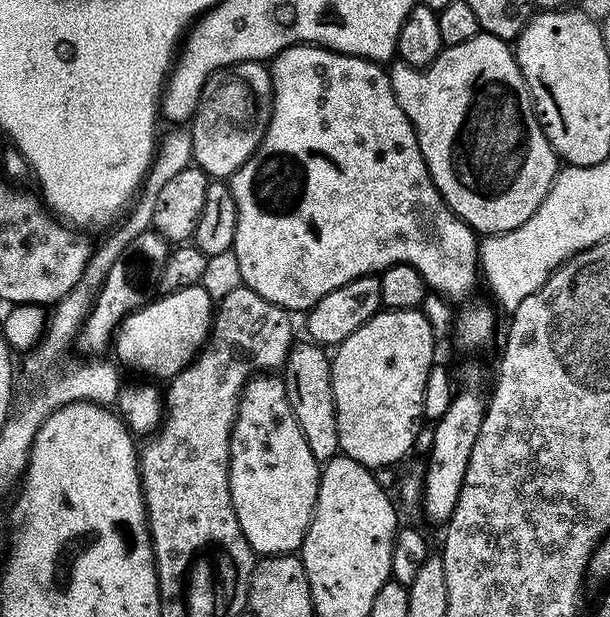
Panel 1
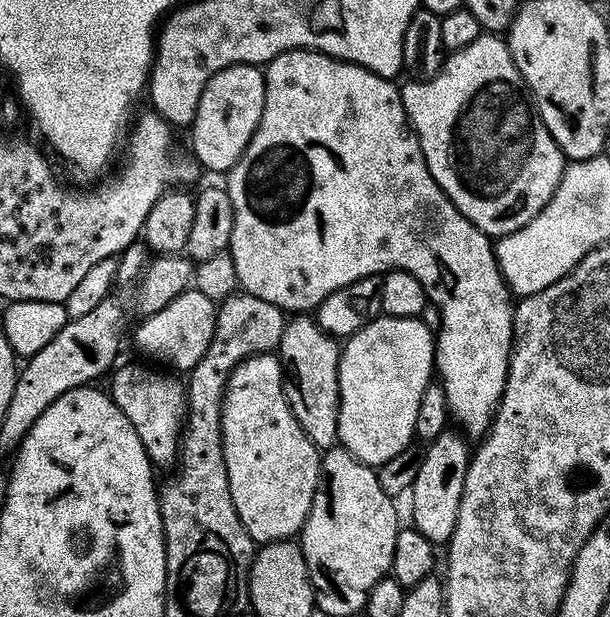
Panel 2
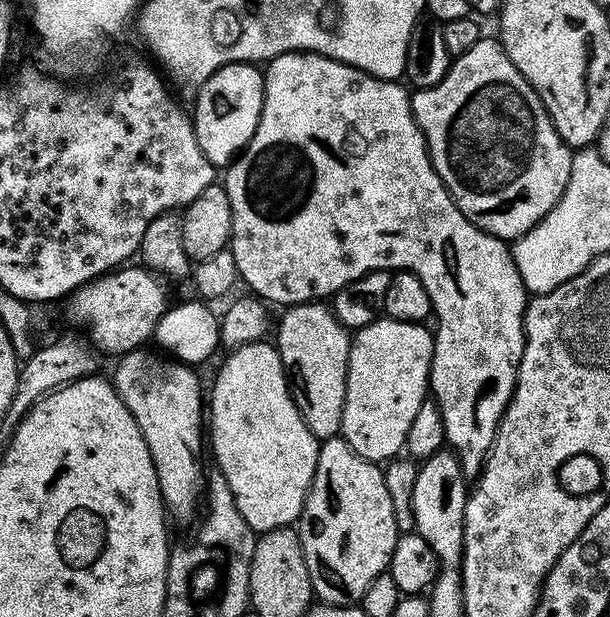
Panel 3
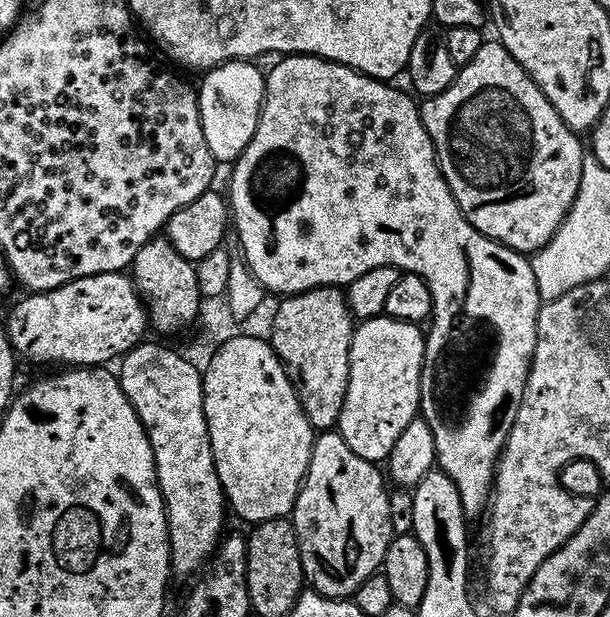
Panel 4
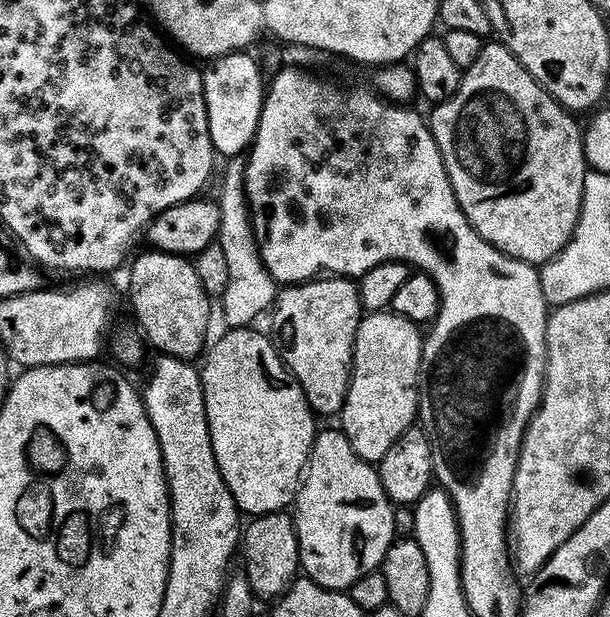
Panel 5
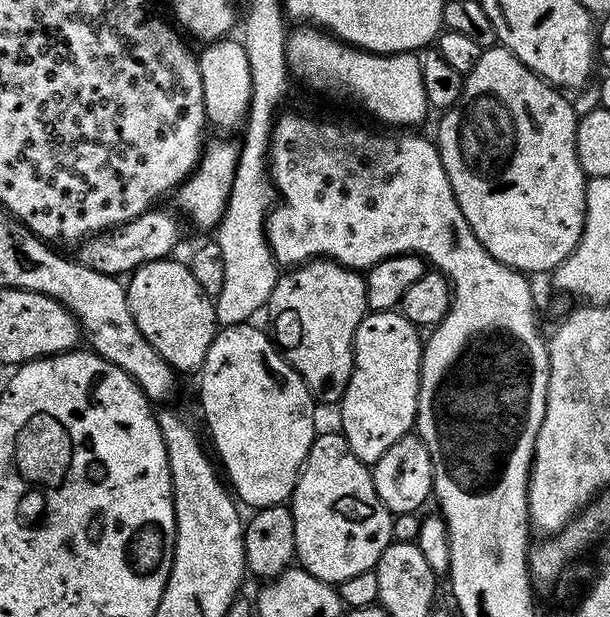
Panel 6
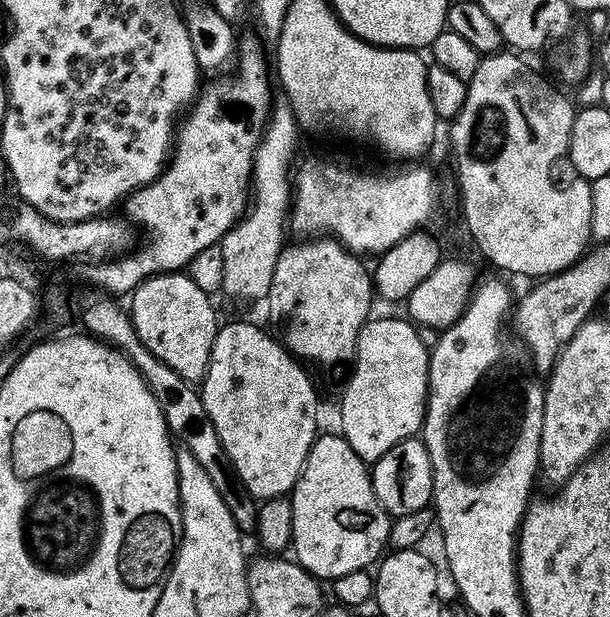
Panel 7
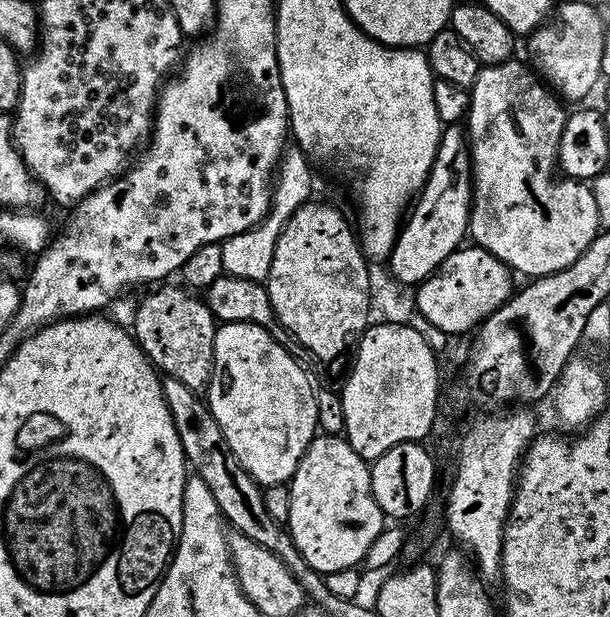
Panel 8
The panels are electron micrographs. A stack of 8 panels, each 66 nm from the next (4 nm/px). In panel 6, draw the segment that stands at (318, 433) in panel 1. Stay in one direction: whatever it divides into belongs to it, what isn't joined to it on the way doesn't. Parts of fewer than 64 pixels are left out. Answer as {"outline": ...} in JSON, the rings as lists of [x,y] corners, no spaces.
{"outline":[[[317,258],[281,271],[269,296],[266,312],[272,315],[271,335],[282,349],[284,359],[306,382],[313,401],[321,405],[339,405],[352,377],[356,331],[370,311],[364,281],[365,277],[355,268],[348,268],[336,260]]]}

